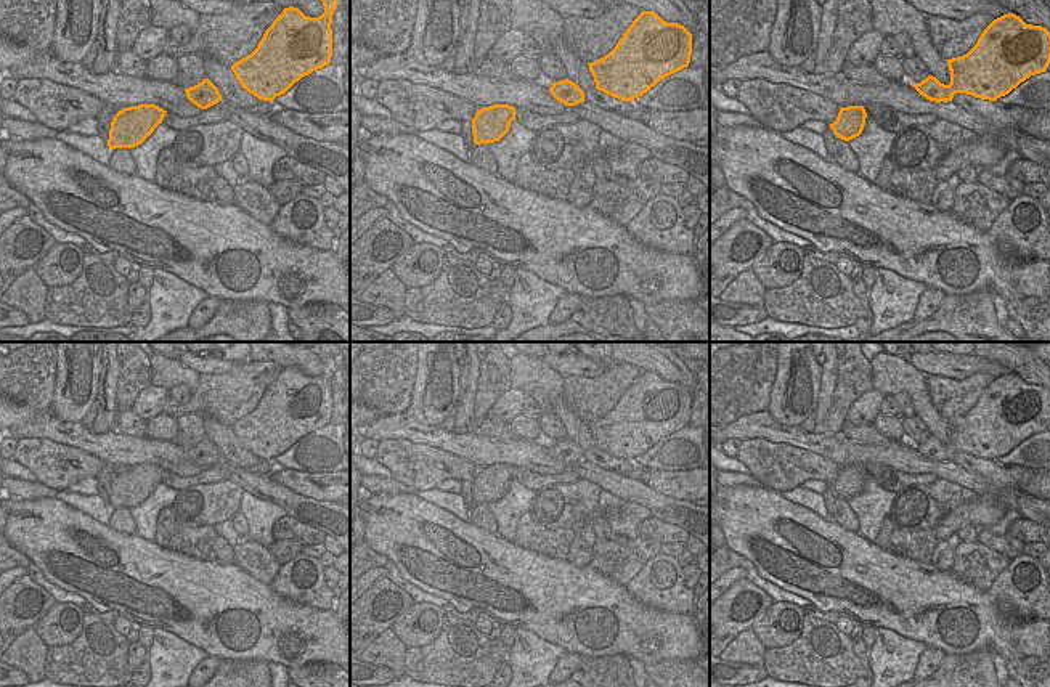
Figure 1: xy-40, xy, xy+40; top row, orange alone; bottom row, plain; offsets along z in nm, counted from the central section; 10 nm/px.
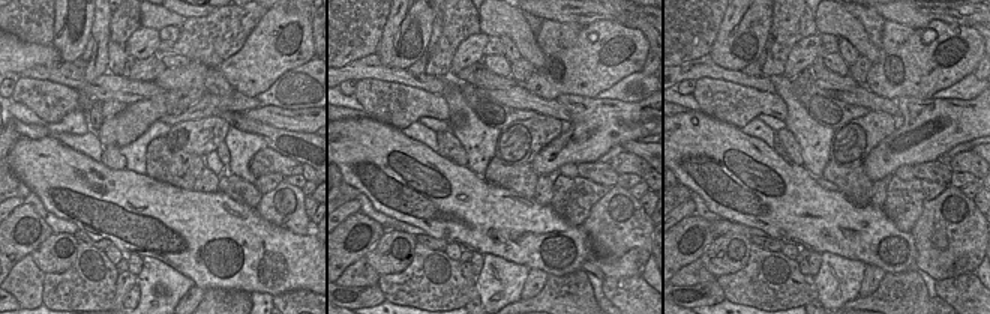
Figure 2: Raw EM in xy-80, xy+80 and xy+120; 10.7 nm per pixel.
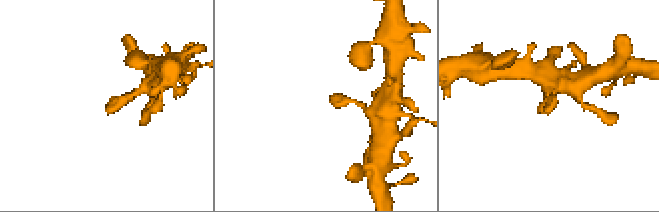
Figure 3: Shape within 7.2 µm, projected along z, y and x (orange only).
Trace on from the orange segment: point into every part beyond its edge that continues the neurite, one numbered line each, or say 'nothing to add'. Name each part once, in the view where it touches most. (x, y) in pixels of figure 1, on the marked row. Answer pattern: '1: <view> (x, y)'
nothing to add

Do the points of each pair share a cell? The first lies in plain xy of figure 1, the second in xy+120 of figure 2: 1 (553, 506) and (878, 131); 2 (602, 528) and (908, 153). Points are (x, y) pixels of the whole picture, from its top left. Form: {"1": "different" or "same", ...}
{"1": "same", "2": "different"}

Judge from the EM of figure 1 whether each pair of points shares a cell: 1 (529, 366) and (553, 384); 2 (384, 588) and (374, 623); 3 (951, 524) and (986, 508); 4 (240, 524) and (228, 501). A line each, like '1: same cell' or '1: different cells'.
1: same cell
2: same cell
3: same cell
4: different cells

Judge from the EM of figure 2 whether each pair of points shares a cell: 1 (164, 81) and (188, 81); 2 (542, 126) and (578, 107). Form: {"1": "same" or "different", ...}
{"1": "same", "2": "different"}

